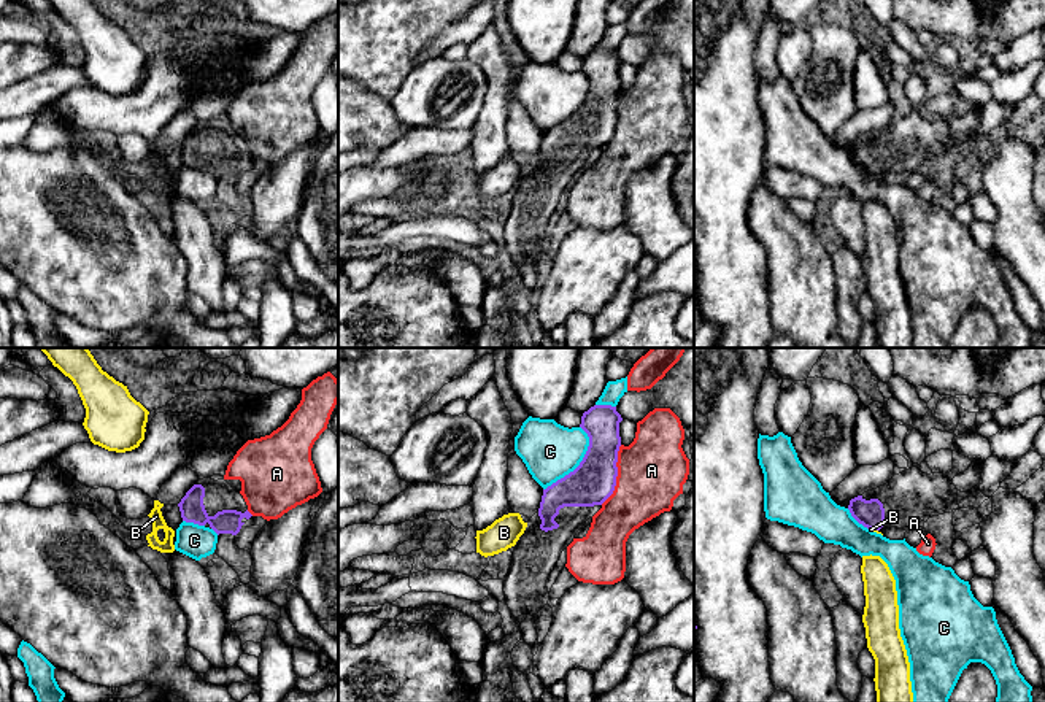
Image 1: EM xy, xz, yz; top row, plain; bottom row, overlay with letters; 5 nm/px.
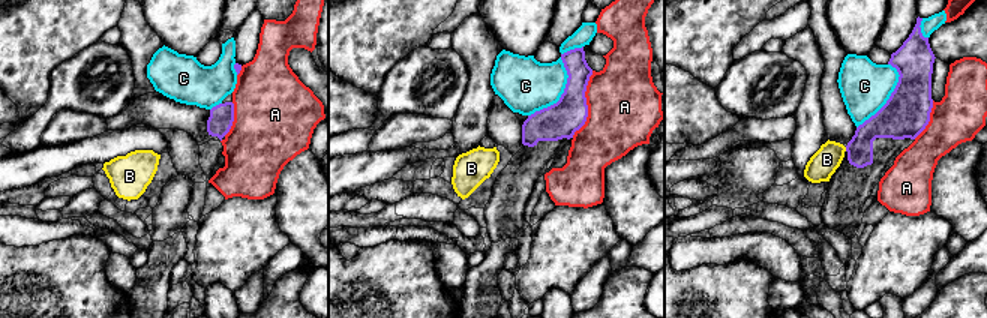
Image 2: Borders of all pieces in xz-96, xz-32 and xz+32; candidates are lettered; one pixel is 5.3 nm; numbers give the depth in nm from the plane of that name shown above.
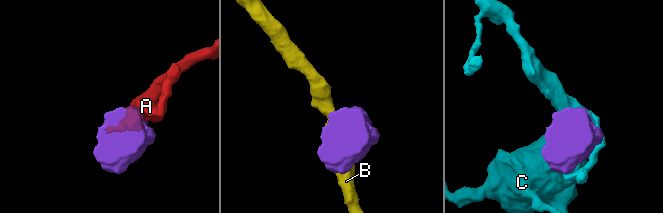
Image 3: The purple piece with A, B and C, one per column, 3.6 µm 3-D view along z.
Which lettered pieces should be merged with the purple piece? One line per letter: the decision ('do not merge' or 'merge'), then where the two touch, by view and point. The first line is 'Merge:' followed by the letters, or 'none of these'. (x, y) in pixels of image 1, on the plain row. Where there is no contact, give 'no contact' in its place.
Merge: none of these
A: do not merge; meets purple in xz at (616, 119)
B: do not merge; meets purple in yz at (874, 173)
C: do not merge; meets purple in xz at (580, 107)

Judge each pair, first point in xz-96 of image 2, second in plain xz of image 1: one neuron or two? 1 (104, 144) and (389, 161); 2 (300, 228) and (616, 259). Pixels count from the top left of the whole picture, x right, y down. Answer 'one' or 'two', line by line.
1: two
2: two

